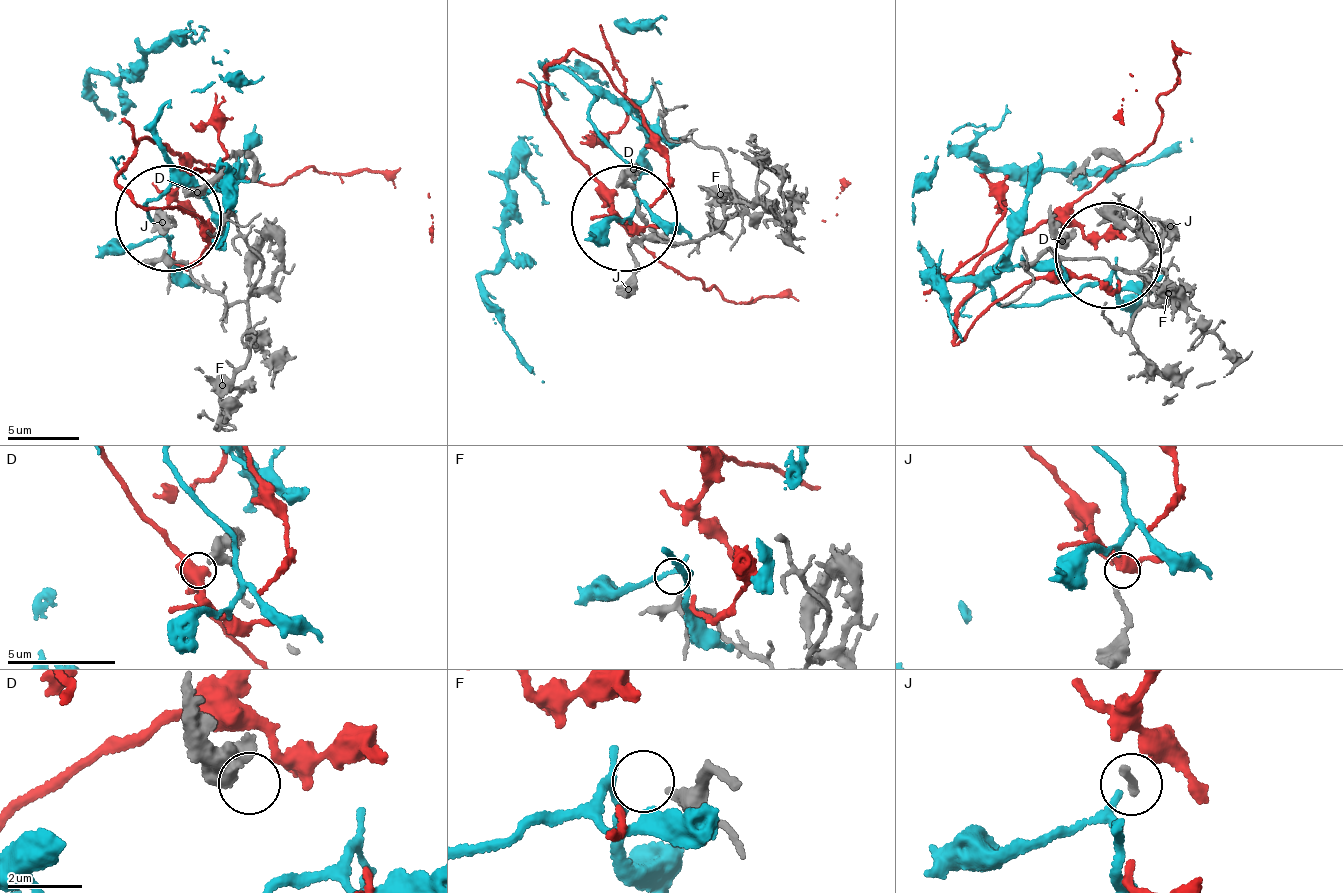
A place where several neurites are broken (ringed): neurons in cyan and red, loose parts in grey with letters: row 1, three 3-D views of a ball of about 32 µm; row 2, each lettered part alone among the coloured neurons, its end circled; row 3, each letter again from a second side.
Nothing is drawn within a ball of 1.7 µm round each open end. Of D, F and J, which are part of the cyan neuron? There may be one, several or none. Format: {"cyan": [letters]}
{"cyan": ["J"]}

